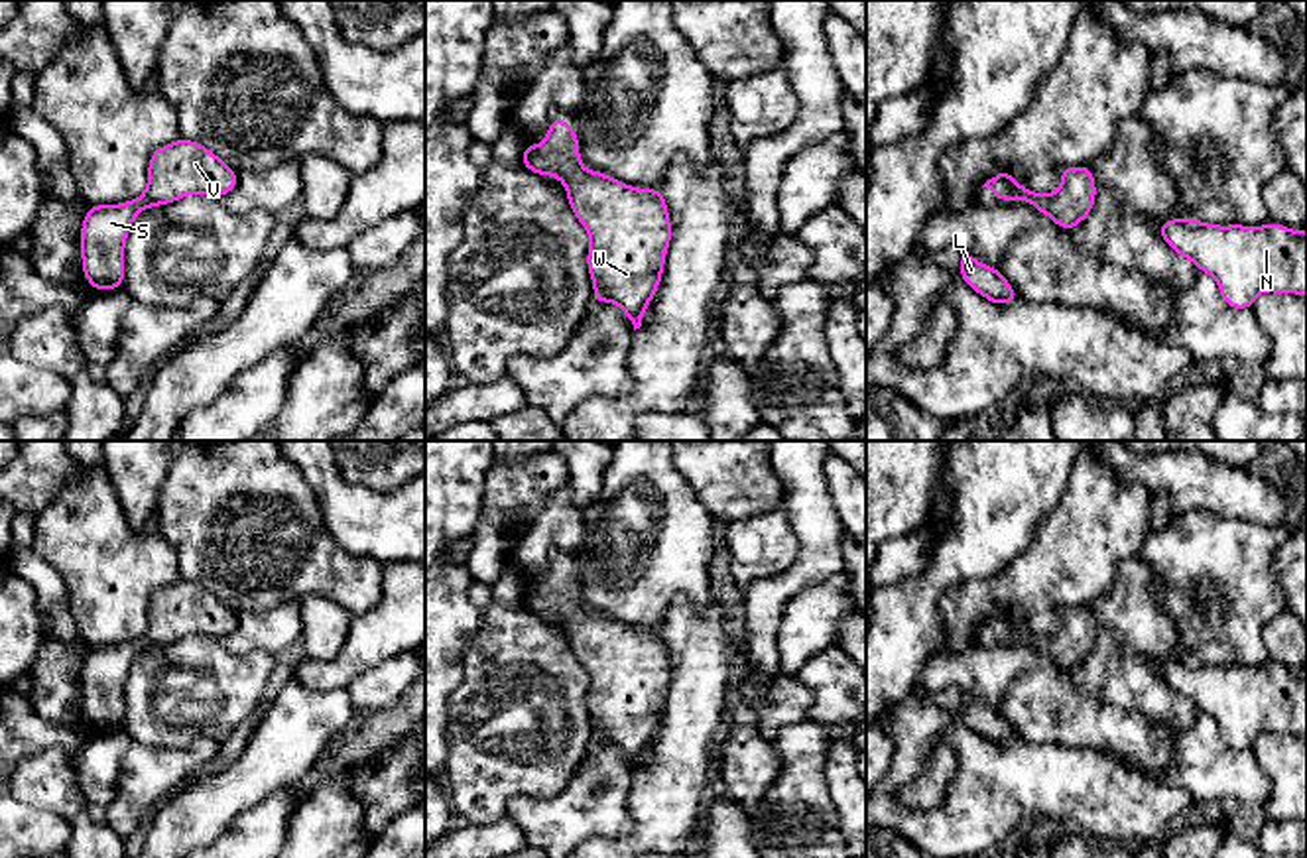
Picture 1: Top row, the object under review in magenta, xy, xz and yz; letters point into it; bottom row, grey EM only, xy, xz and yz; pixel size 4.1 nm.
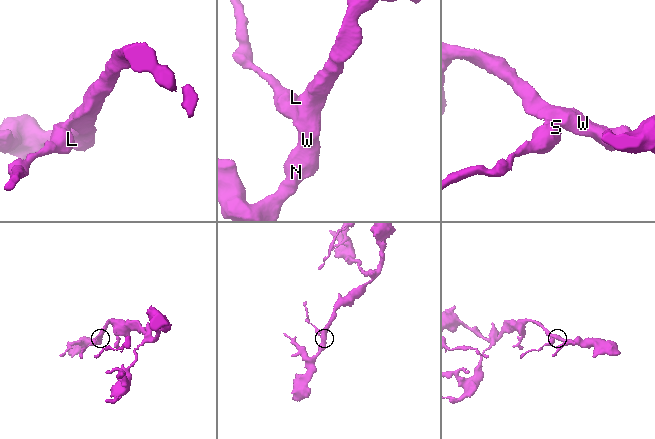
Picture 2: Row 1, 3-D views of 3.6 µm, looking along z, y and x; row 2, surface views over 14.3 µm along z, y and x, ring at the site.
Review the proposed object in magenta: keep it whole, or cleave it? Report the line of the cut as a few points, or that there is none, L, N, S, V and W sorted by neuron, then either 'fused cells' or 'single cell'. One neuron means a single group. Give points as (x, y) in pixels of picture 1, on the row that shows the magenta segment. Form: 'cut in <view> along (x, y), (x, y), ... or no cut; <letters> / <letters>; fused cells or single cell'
no cut; L N S V W; single cell

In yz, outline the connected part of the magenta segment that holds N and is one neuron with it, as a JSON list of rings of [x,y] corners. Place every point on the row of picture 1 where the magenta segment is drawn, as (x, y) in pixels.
[[[1187,216],[1163,220],[1159,234],[1213,276],[1230,309],[1252,309],[1264,291],[1307,295],[1307,230],[1276,222],[1218,226]]]

